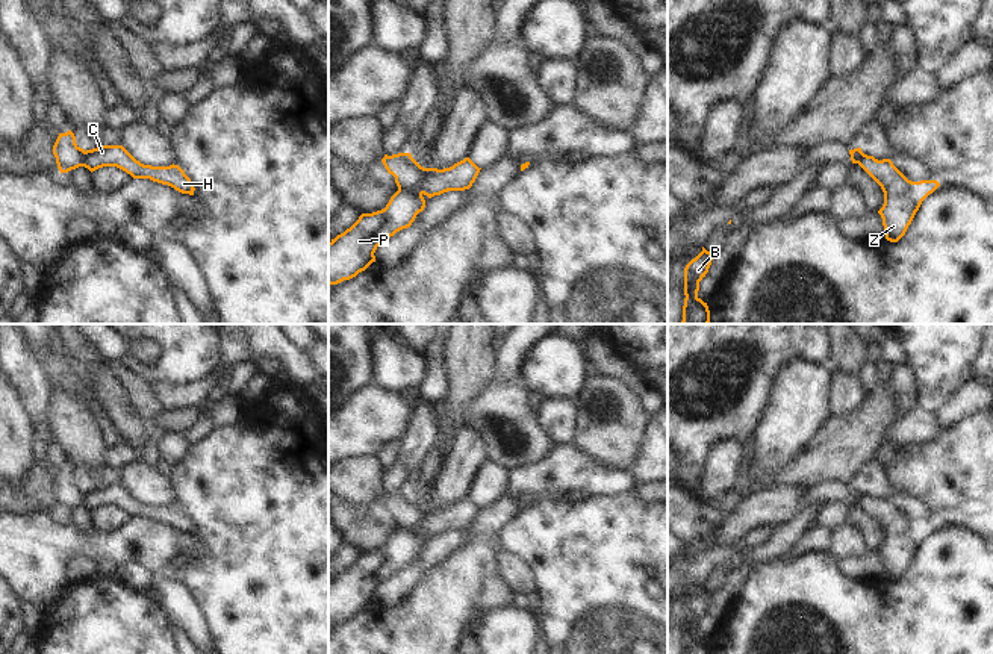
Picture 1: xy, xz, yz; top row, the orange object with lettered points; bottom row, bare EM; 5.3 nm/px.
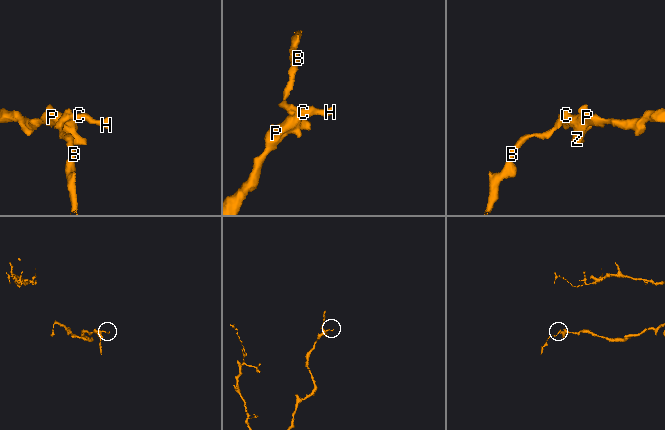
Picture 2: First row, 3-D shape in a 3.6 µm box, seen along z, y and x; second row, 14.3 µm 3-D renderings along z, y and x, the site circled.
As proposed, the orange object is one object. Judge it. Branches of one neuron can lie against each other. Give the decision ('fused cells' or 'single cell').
fused cells

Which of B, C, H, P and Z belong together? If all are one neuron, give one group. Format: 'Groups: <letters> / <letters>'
Groups: B / C H P Z

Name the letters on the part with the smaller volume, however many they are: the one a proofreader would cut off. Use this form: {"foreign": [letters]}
{"foreign": ["B"]}

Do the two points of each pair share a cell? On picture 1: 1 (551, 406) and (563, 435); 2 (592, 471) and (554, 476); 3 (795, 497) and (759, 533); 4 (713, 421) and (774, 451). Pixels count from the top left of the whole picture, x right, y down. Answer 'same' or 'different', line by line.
1: same
2: same
3: different
4: different

